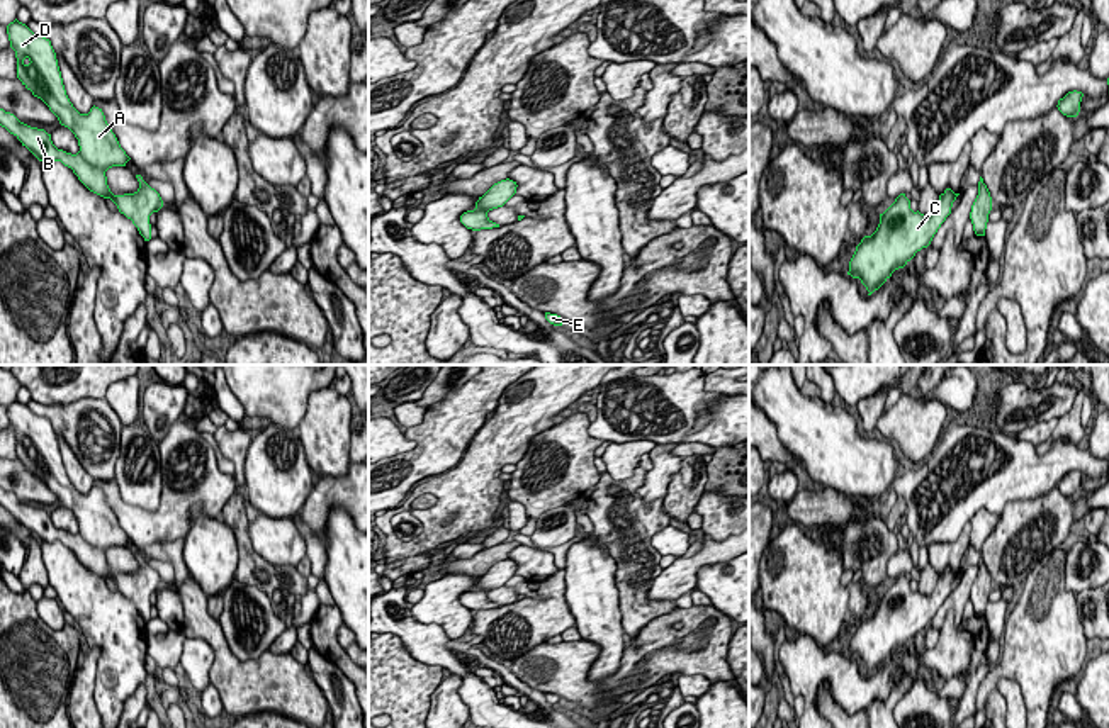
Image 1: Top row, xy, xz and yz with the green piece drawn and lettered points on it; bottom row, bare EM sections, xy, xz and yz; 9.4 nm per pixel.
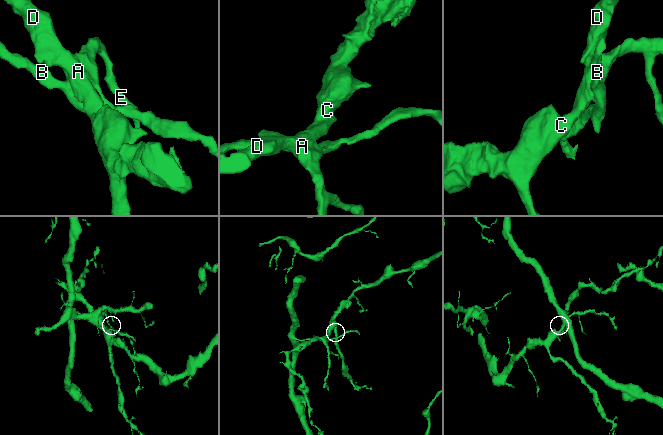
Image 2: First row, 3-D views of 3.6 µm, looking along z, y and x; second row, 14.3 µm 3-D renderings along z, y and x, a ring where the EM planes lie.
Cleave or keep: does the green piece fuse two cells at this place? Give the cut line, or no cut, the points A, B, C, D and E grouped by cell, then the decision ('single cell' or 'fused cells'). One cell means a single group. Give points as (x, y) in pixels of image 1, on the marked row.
xy (78, 151), (89, 163), (104, 172) | A C D E / B | fused cells

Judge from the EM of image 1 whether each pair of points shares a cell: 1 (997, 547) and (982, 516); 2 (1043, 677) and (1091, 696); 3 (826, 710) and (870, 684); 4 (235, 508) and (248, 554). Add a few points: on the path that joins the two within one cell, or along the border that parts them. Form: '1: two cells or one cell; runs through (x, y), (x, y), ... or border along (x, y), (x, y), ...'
1: two cells; border along (999, 516), (999, 521), (979, 550)
2: two cells; border along (1084, 669), (1075, 679)
3: two cells; border along (821, 683), (827, 686), (831, 698), (844, 710)
4: one cell; runs through (236, 520), (243, 542)

